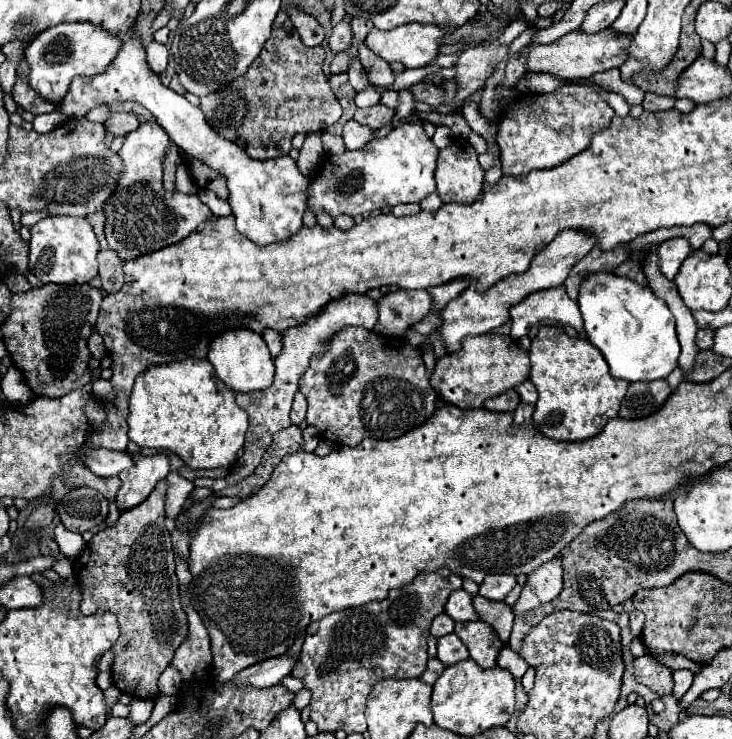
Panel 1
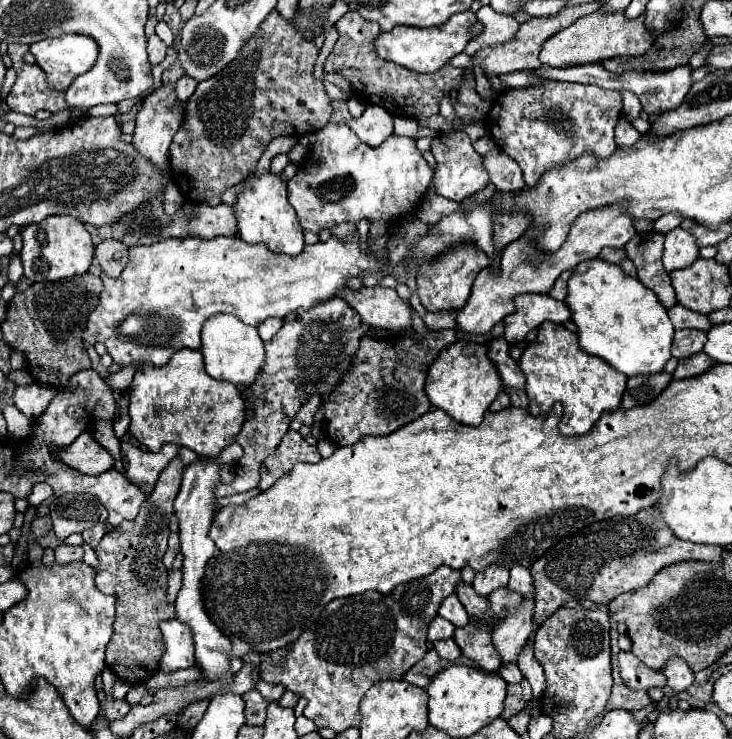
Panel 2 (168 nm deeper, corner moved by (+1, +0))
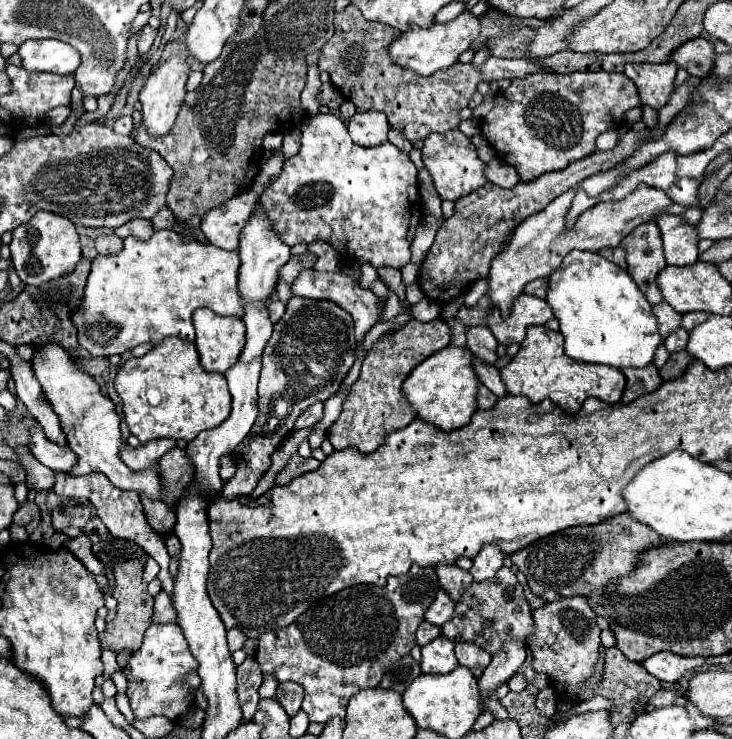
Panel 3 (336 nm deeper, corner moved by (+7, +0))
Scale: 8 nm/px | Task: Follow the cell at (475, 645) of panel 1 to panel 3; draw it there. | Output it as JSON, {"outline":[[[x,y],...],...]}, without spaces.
{"outline":[[[458,642],[456,644],[456,658],[458,658],[460,666],[468,668],[476,678],[482,676],[484,668],[492,660],[492,656],[486,650],[482,650],[480,646],[474,646],[470,642]]]}

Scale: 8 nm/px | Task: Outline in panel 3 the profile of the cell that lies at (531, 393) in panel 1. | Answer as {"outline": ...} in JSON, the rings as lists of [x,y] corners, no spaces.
{"outline":[[[470,326],[468,332],[466,332],[466,338],[468,338],[468,348],[472,350],[474,356],[478,356],[480,360],[488,362],[488,364],[494,364],[496,362],[496,338],[494,334],[490,332],[490,328],[486,326]]]}

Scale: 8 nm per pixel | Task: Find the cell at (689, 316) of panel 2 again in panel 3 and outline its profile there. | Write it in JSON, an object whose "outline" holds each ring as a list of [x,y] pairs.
{"outline":[[[660,302],[652,308],[652,314],[658,320],[658,332],[662,338],[666,338],[670,332],[674,332],[676,328],[680,328],[680,318],[682,314],[678,314],[672,306],[668,306],[666,302]]]}

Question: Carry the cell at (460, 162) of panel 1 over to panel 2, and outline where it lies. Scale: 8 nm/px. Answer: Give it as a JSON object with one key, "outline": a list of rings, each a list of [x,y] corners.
{"outline":[[[454,130],[448,134],[438,134],[432,142],[432,154],[436,158],[436,172],[432,180],[436,194],[454,202],[462,202],[464,198],[470,198],[472,194],[480,192],[488,184],[488,174],[480,160],[482,156],[474,152],[472,140],[464,132]]]}

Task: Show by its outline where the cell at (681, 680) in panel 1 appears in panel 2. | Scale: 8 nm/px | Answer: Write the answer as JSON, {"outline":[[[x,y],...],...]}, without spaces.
{"outline":[[[672,658],[672,660],[666,664],[664,676],[668,678],[668,686],[670,686],[674,692],[684,692],[684,690],[688,690],[688,686],[690,686],[692,680],[694,680],[694,674],[692,674],[692,670],[688,668],[688,664],[684,664],[684,660],[678,660],[678,658]]]}

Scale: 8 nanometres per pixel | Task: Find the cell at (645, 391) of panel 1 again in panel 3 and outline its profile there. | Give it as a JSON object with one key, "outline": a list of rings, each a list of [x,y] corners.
{"outline":[[[648,364],[644,368],[622,368],[622,372],[626,376],[626,390],[622,396],[624,404],[640,398],[642,394],[654,392],[662,384],[662,378],[654,364]]]}

